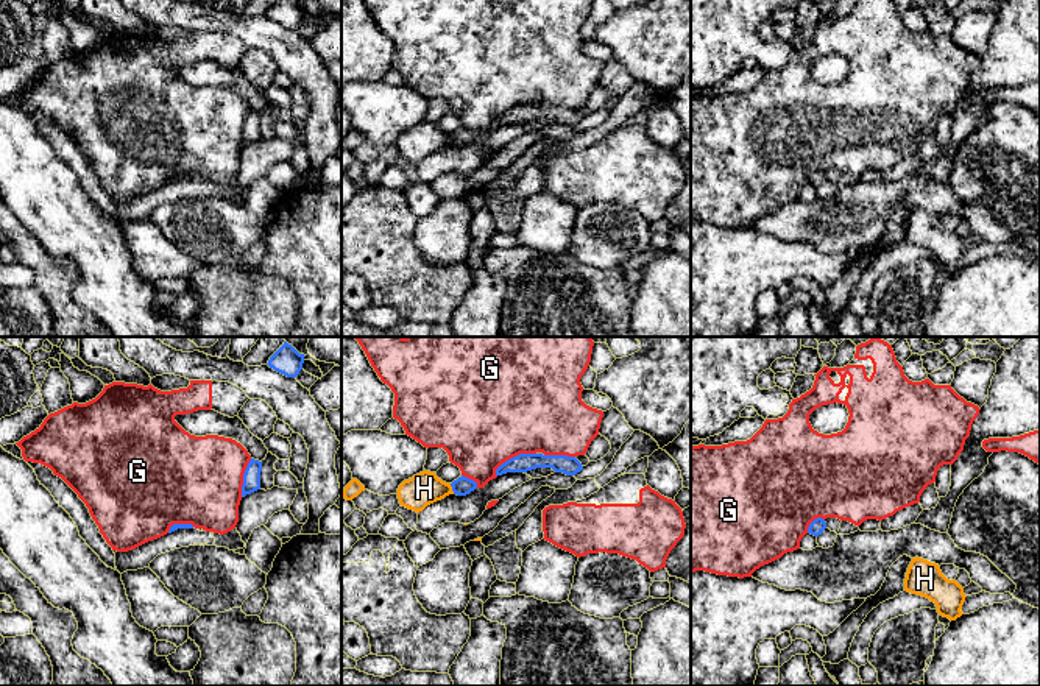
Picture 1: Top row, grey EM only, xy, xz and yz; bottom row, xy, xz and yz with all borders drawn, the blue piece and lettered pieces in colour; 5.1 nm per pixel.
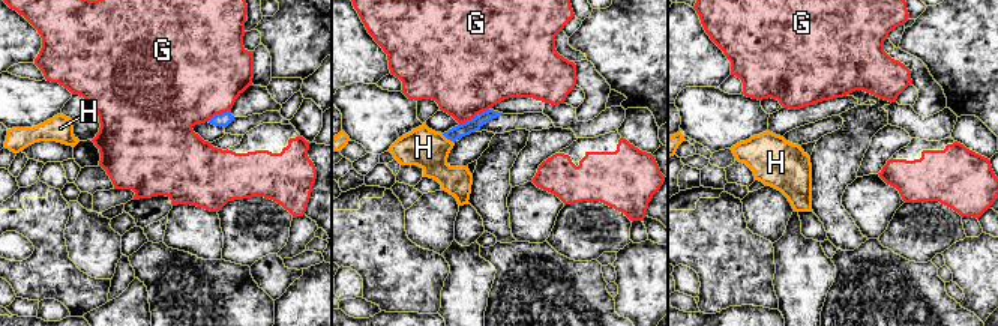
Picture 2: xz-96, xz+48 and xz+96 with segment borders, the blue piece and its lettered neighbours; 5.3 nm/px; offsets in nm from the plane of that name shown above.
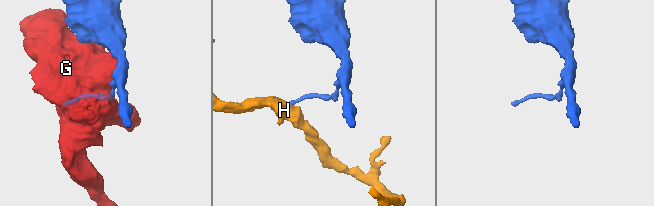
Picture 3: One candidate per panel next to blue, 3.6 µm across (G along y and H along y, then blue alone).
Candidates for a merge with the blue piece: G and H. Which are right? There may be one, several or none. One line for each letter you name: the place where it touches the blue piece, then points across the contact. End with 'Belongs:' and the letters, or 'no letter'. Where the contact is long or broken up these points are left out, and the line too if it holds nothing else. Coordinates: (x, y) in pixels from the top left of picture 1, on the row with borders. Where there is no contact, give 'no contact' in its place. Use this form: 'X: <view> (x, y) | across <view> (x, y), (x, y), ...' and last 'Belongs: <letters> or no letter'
Belongs: no letter

